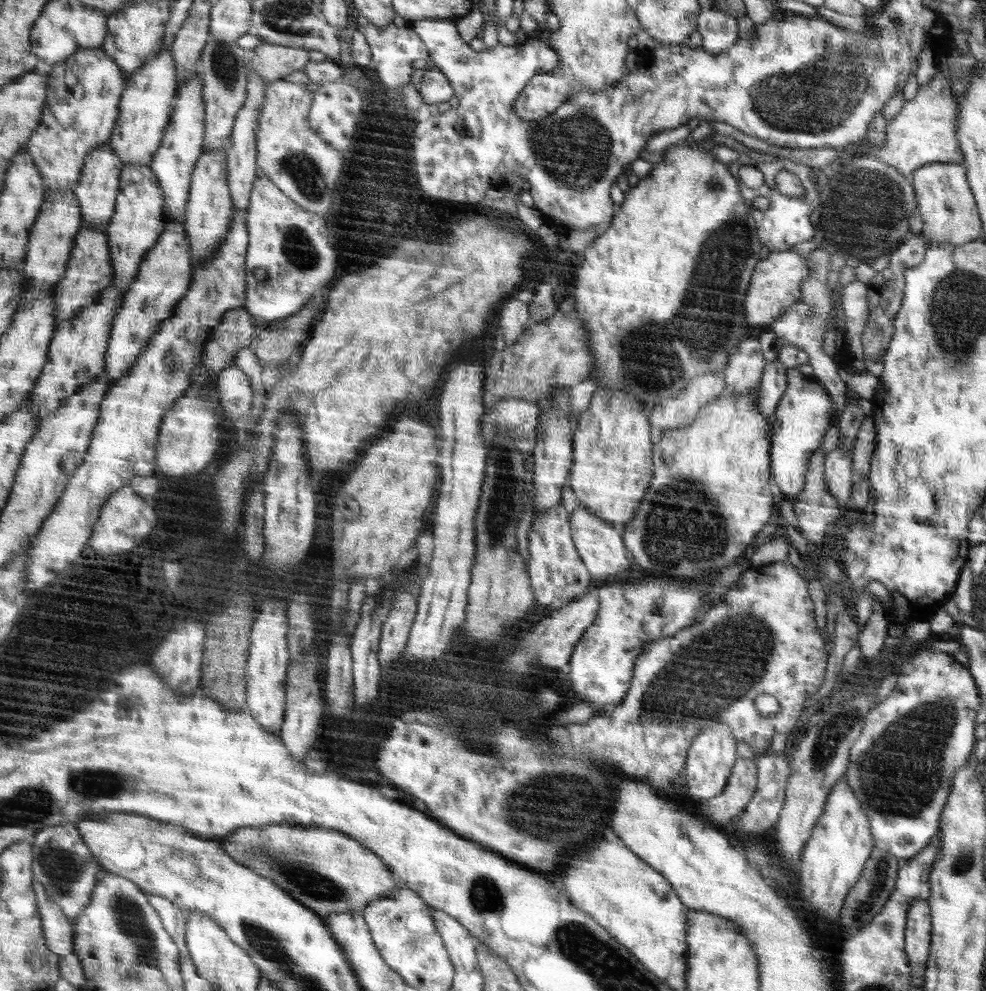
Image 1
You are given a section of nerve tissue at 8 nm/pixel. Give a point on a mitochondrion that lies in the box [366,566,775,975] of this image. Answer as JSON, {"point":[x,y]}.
{"point":[483,894]}

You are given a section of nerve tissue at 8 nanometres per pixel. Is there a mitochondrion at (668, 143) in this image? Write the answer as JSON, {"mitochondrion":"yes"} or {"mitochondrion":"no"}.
{"mitochondrion":"no"}

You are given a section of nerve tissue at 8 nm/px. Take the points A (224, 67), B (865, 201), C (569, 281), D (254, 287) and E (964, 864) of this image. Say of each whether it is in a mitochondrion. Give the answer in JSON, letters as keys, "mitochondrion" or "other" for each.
{"A":"mitochondrion","B":"mitochondrion","C":"other","D":"other","E":"mitochondrion"}

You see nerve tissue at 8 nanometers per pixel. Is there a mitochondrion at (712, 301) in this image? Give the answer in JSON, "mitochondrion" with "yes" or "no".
{"mitochondrion":"yes"}

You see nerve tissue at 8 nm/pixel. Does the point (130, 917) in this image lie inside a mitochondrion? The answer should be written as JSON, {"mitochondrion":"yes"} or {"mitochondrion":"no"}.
{"mitochondrion":"yes"}

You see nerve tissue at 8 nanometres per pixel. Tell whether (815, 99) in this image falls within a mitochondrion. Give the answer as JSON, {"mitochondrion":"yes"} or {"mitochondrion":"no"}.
{"mitochondrion":"yes"}

